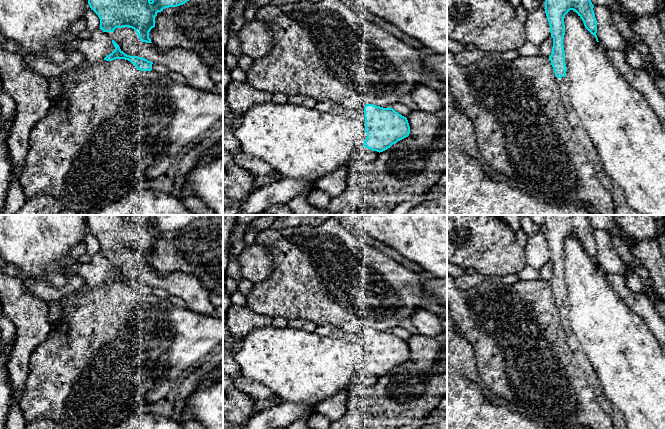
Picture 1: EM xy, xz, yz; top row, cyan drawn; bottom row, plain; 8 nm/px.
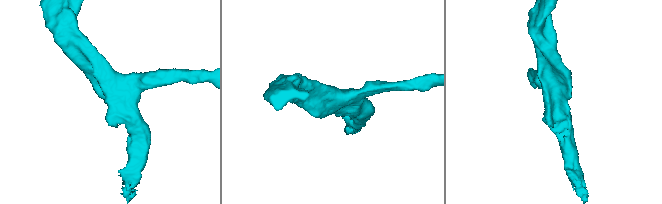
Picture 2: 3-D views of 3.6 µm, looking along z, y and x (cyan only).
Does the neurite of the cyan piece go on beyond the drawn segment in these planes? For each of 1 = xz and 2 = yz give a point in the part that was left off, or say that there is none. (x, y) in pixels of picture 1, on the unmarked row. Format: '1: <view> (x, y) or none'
1: none
2: yz (562, 305)

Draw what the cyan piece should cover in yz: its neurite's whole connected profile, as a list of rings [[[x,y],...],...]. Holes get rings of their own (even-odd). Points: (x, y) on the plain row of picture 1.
[[[545,215],[545,237],[547,240],[547,244],[549,246],[550,250],[550,256],[551,261],[553,262],[553,271],[552,271],[552,277],[549,280],[549,283],[551,285],[551,289],[553,291],[553,294],[555,296],[555,300],[558,302],[557,306],[560,309],[560,312],[564,315],[564,317],[561,319],[561,321],[564,323],[565,326],[565,332],[567,337],[570,336],[571,332],[568,329],[568,322],[566,320],[566,295],[567,291],[565,288],[565,275],[564,275],[564,269],[563,269],[563,262],[565,259],[565,249],[564,249],[564,242],[565,239],[570,235],[575,235],[578,240],[582,243],[585,252],[595,260],[596,265],[598,265],[597,262],[597,244],[595,242],[595,238],[593,235],[594,229],[592,228],[588,218],[586,215]]]

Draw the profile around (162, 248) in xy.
[[[223,215],[193,221],[185,228],[163,233],[149,256],[151,266],[163,276],[181,272],[196,277],[205,289],[223,297]]]

